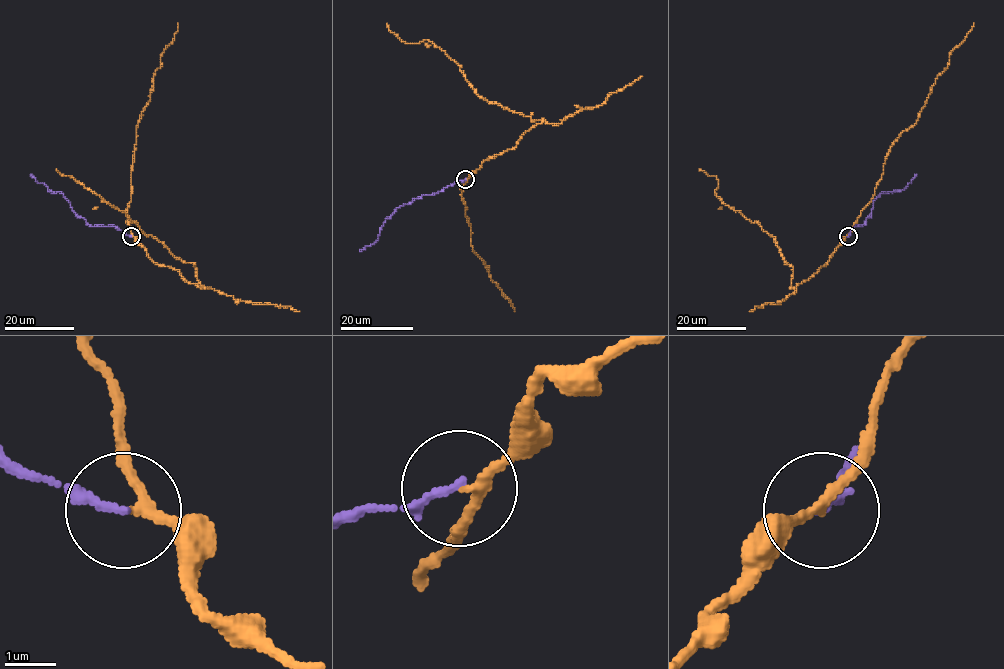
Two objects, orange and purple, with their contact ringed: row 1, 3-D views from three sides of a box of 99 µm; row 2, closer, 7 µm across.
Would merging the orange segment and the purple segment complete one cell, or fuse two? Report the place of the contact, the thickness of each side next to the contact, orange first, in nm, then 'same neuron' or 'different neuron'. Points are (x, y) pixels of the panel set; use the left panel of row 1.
place (131, 236); calibres 170 and 150 nm; same neuron

